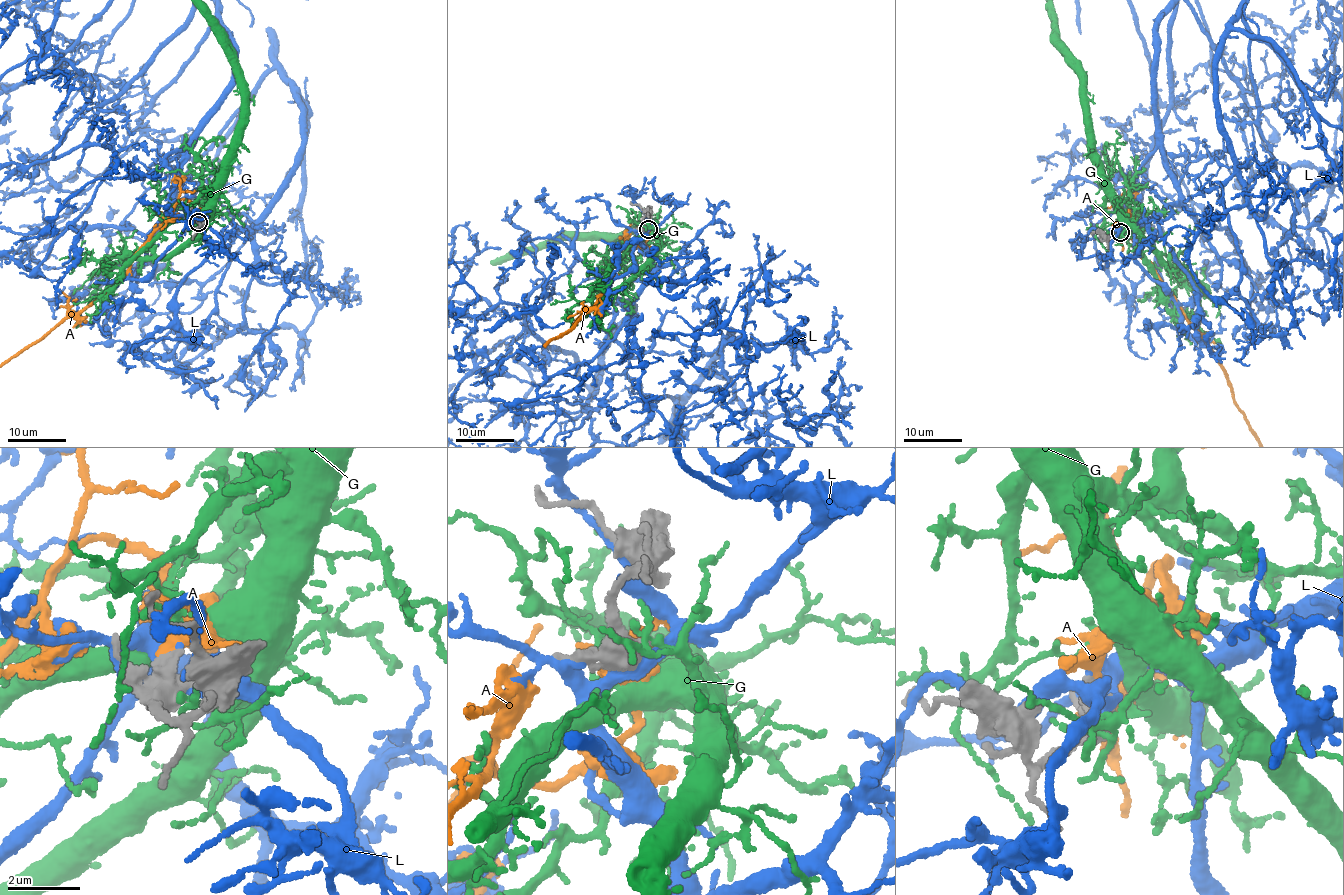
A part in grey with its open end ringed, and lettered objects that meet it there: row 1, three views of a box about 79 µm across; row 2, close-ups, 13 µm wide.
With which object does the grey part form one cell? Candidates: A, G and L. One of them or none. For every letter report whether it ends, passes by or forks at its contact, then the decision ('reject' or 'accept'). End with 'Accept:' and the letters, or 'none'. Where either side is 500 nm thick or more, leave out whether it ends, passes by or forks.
A: reject
G: it forks | reject
L: it passes by | reject
Accept: none

